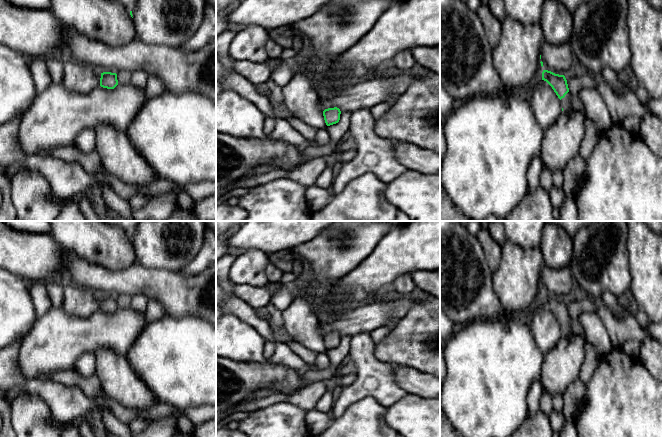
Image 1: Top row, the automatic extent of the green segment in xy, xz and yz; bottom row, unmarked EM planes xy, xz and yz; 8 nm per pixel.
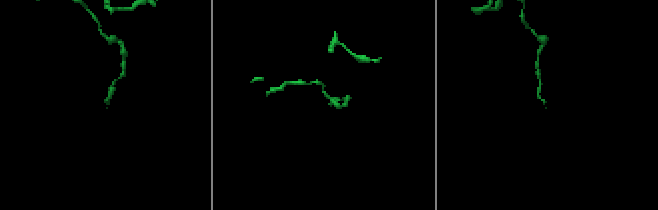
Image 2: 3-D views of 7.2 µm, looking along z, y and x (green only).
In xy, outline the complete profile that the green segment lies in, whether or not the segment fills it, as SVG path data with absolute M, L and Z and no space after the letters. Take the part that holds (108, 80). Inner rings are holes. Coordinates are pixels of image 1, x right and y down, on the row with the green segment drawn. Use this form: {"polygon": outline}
{"polygon": "M111 72L101 73L100 86L107 89L114 89L118 85L117 74Z"}

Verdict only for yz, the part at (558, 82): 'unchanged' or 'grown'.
grown

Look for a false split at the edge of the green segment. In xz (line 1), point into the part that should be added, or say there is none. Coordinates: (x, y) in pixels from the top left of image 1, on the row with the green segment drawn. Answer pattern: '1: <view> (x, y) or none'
1: none

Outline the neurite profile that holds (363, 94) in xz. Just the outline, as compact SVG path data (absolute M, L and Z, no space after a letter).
M399 75L379 77L368 81L358 81L344 89L322 91L320 108L322 111L337 107L341 112L355 112L362 108L372 108L389 99L403 95L414 76Z

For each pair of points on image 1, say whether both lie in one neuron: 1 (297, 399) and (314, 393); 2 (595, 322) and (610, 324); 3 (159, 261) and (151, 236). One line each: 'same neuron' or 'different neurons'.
1: same neuron
2: different neurons
3: same neuron

